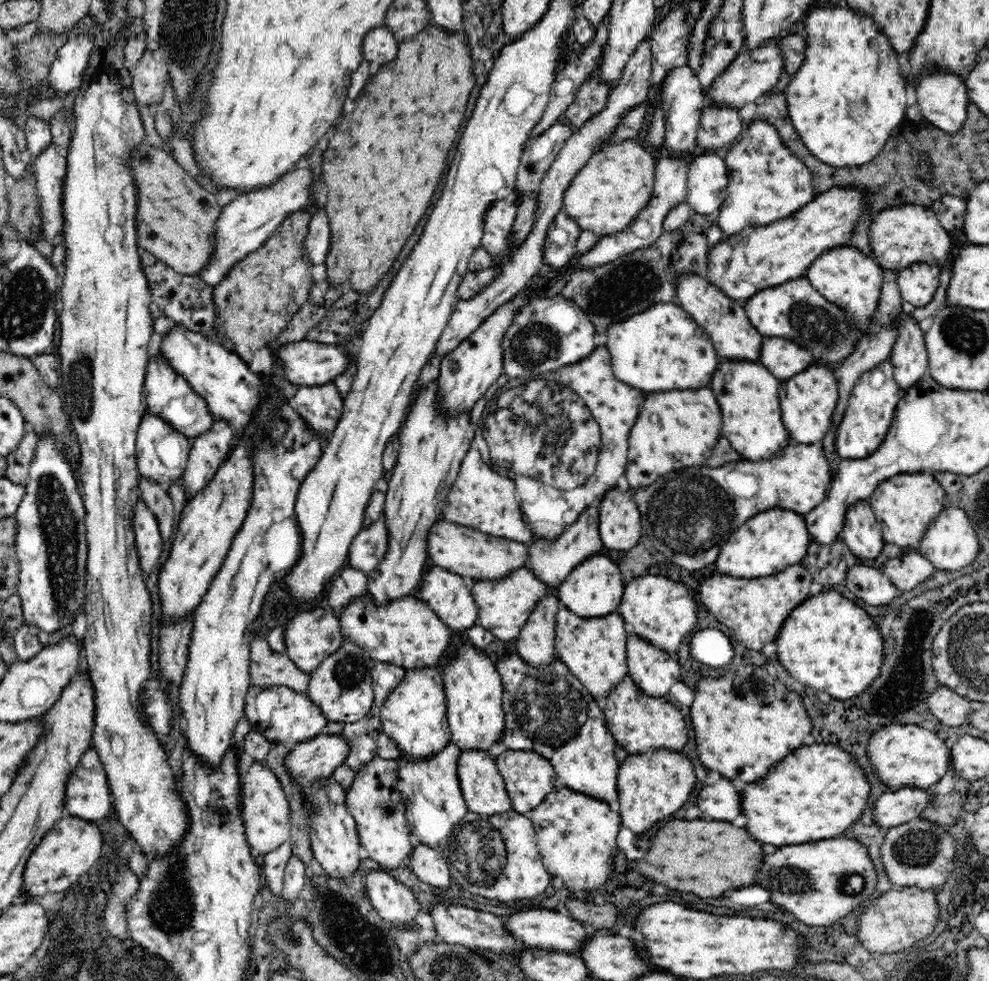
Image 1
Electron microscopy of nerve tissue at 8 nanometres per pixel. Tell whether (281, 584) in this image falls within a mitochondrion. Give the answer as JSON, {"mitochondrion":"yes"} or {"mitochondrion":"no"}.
{"mitochondrion":"no"}

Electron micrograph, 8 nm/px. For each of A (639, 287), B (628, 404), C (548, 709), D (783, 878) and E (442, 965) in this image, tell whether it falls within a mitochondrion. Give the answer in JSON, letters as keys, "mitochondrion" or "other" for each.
{"A":"mitochondrion","B":"other","C":"mitochondrion","D":"mitochondrion","E":"mitochondrion"}

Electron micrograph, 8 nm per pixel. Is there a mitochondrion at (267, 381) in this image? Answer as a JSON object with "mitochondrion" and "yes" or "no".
{"mitochondrion":"no"}

